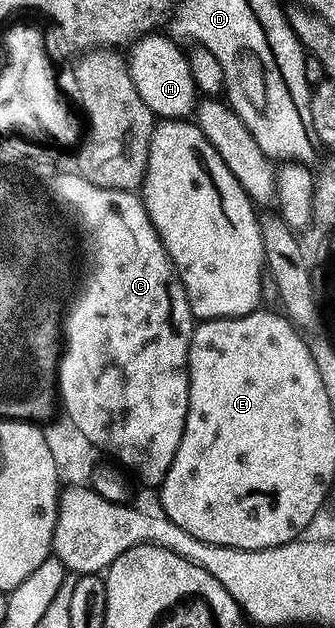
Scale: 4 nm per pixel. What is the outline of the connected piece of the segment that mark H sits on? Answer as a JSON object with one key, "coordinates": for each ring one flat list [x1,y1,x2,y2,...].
{"coordinates":[[159,34,144,35,142,39,135,40,130,48,129,66,133,85,137,85,141,101,145,101,145,105,149,105,151,112,160,120,187,119,196,110,197,104,197,90,188,56,173,40]]}

